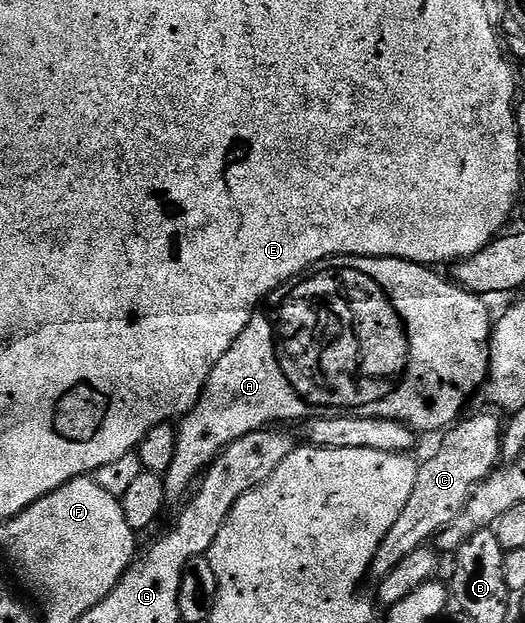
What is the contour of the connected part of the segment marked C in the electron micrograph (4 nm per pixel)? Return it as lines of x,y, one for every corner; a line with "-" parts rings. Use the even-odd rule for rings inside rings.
492,415
461,418
455,426
443,432
442,438
444,440
441,441
440,448
425,463
421,462
417,466
414,493
410,493
406,507
402,509
402,513
398,513
394,525
390,525
390,531
386,533
382,545
378,545
370,568
377,580
385,579
390,569
394,569
398,561
402,561
402,557
410,557
410,553
425,546
444,528
449,527
468,502
468,496
472,494
476,484
501,462
502,423

